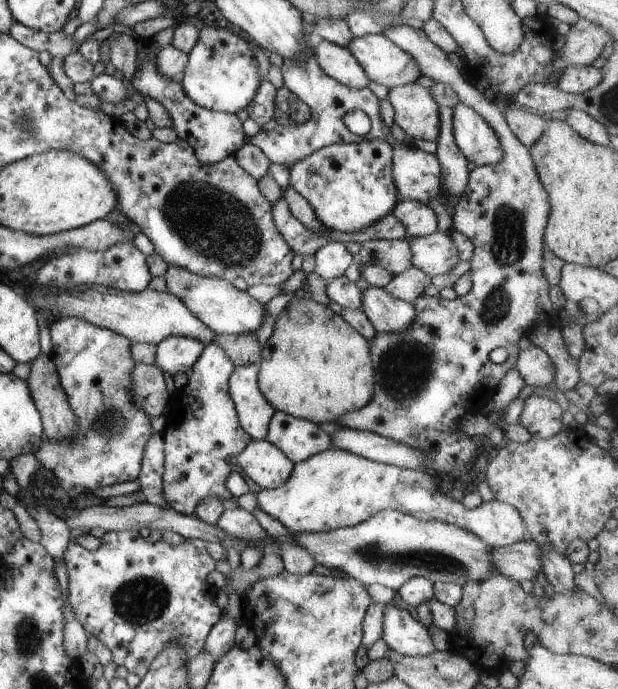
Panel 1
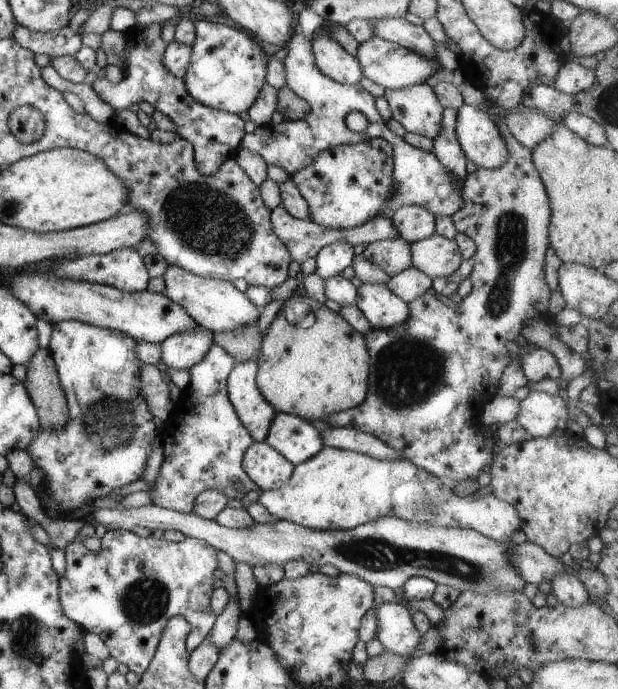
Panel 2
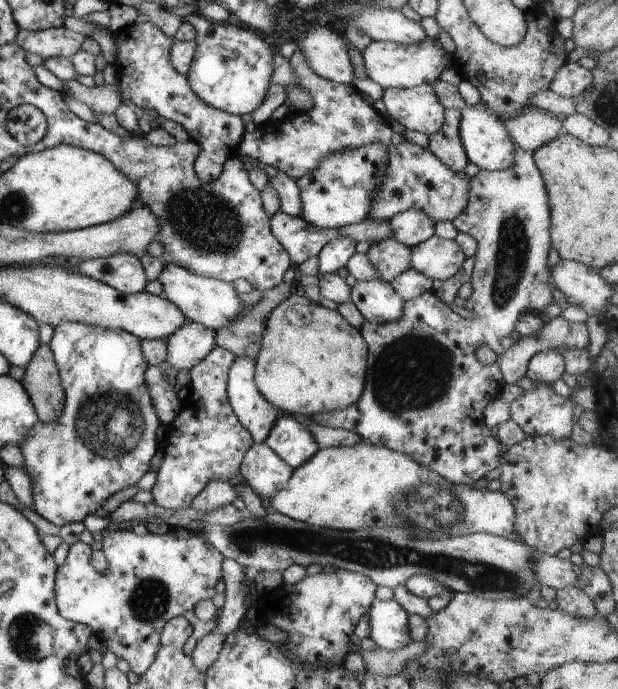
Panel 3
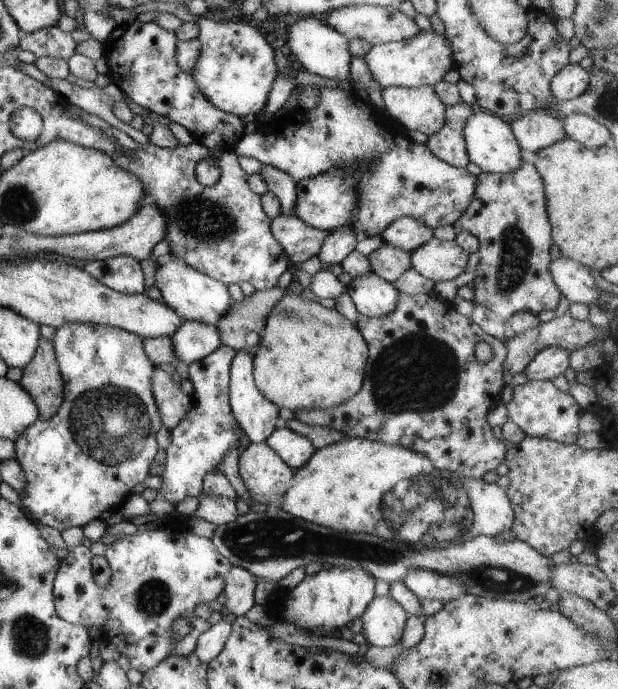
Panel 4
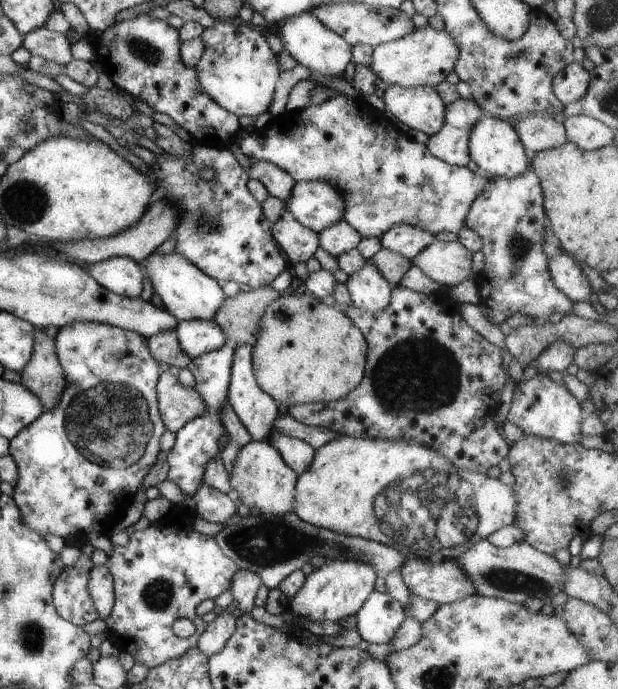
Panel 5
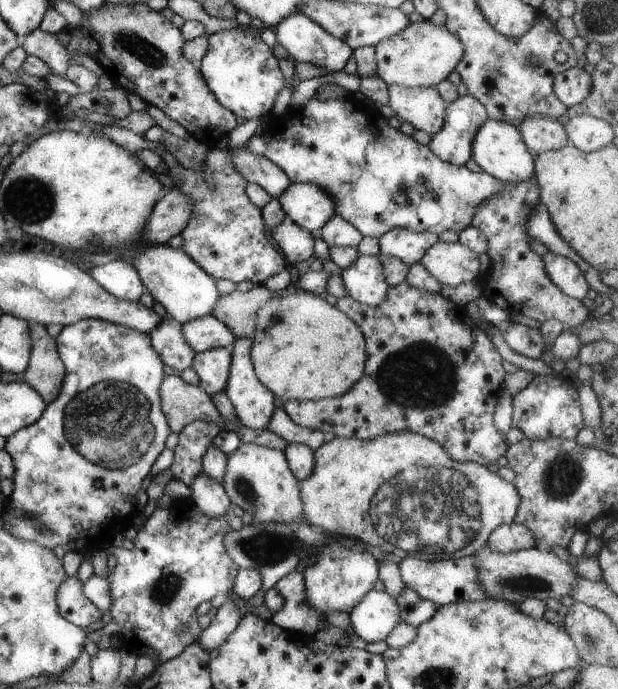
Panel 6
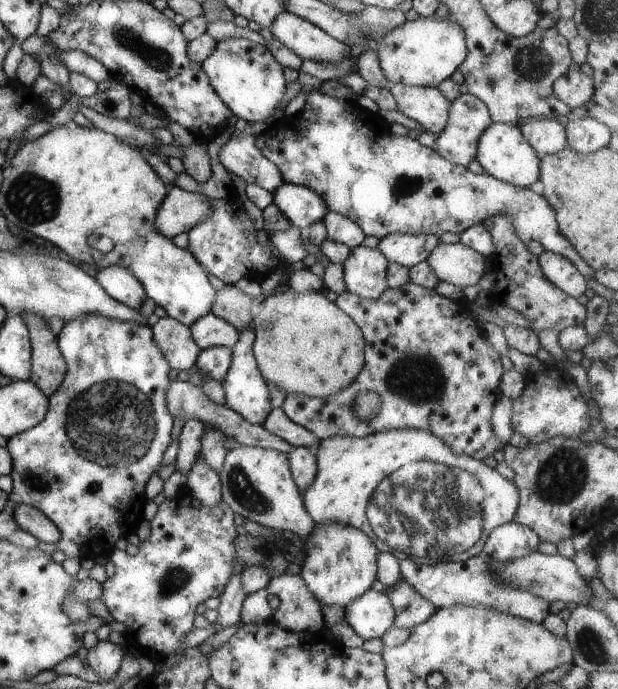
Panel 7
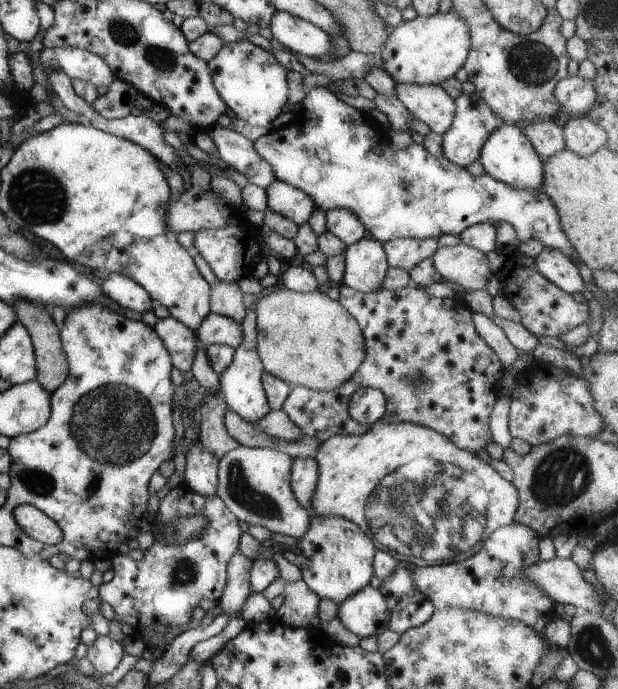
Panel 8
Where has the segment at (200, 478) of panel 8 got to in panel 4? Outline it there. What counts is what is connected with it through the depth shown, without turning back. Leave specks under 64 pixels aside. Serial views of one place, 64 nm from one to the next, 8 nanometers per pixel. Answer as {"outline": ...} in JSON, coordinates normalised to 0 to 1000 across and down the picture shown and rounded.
{"outline":[[[330,714],[320,720],[320,726],[322,733],[312,749],[324,755],[335,755],[353,763],[379,758],[387,750],[379,726],[346,723]]]}

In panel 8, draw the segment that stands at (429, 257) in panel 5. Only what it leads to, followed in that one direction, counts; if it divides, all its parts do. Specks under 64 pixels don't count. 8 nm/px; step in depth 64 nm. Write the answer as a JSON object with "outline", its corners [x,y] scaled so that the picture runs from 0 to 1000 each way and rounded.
{"outline":[[[756,354],[709,360],[697,372],[709,398],[751,422],[786,421],[796,395],[783,366]]]}

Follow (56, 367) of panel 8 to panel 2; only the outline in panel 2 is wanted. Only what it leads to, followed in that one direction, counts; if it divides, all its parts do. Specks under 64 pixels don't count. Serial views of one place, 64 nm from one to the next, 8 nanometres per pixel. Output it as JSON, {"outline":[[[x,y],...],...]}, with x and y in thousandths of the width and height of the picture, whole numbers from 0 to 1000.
{"outline":[[[63,505],[42,531],[37,554],[52,586],[58,591],[66,621],[100,624],[113,604],[107,573],[79,505]]]}

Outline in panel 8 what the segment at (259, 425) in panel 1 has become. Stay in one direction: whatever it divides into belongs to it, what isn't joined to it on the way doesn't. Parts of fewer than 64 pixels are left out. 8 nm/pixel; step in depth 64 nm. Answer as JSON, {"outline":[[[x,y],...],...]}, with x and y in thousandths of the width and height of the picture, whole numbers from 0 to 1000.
{"outline":[[[406,450],[392,464],[392,499],[380,505],[380,512],[372,531],[354,544],[356,566],[369,594],[377,595],[401,612],[417,612],[439,597],[432,575],[424,557],[424,543],[427,543],[427,528],[421,522],[416,501],[416,479],[413,454]]]}

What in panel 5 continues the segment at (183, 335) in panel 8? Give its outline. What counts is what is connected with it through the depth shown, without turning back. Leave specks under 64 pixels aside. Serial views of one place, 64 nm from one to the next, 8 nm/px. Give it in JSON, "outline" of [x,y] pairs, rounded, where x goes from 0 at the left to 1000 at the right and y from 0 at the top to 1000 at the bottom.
{"outline":[[[285,476],[246,486],[239,492],[239,508],[246,511],[249,520],[262,531],[272,530],[282,538],[301,534],[311,522],[291,505],[291,496],[288,496],[288,488],[285,488]]]}

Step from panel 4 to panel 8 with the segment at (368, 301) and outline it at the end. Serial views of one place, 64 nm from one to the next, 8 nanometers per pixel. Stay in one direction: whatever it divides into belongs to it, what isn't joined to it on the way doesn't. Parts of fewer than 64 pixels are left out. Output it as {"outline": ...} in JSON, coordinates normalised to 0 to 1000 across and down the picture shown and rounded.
{"outline":[[[602,343],[561,357],[557,383],[555,412],[589,425],[618,417],[629,388],[618,351]]]}

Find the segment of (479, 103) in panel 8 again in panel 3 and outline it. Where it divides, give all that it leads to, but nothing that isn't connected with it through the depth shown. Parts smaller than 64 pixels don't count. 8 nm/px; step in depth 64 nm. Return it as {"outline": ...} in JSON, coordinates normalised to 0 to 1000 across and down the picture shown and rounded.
{"outline":[[[722,158],[718,180],[706,194],[696,197],[691,213],[725,244],[739,251],[748,250],[759,235],[744,203],[744,171],[748,160]]]}

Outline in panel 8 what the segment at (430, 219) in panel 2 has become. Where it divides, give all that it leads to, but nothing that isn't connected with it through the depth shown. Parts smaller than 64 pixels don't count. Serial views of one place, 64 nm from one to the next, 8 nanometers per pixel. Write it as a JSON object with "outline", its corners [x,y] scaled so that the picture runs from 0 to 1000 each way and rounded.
{"outline":[[[642,345],[620,351],[626,385],[631,389],[647,389],[662,393],[667,386],[697,374],[709,360],[707,348],[699,345]]]}

